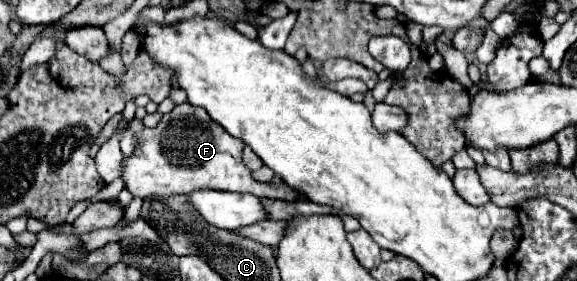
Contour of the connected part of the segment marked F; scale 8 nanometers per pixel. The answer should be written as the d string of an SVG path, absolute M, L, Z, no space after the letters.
M183 102L177 104L171 112L163 114L155 128L147 128L143 120L133 118L129 130L137 138L137 148L131 156L123 156L121 178L125 180L125 188L133 196L149 198L185 194L197 188L215 188L227 192L247 192L257 198L277 198L293 202L299 194L283 182L255 182L249 168L245 168L245 164L241 162L241 150L245 144L229 136L229 132L213 122L203 108L193 108L191 104Z

